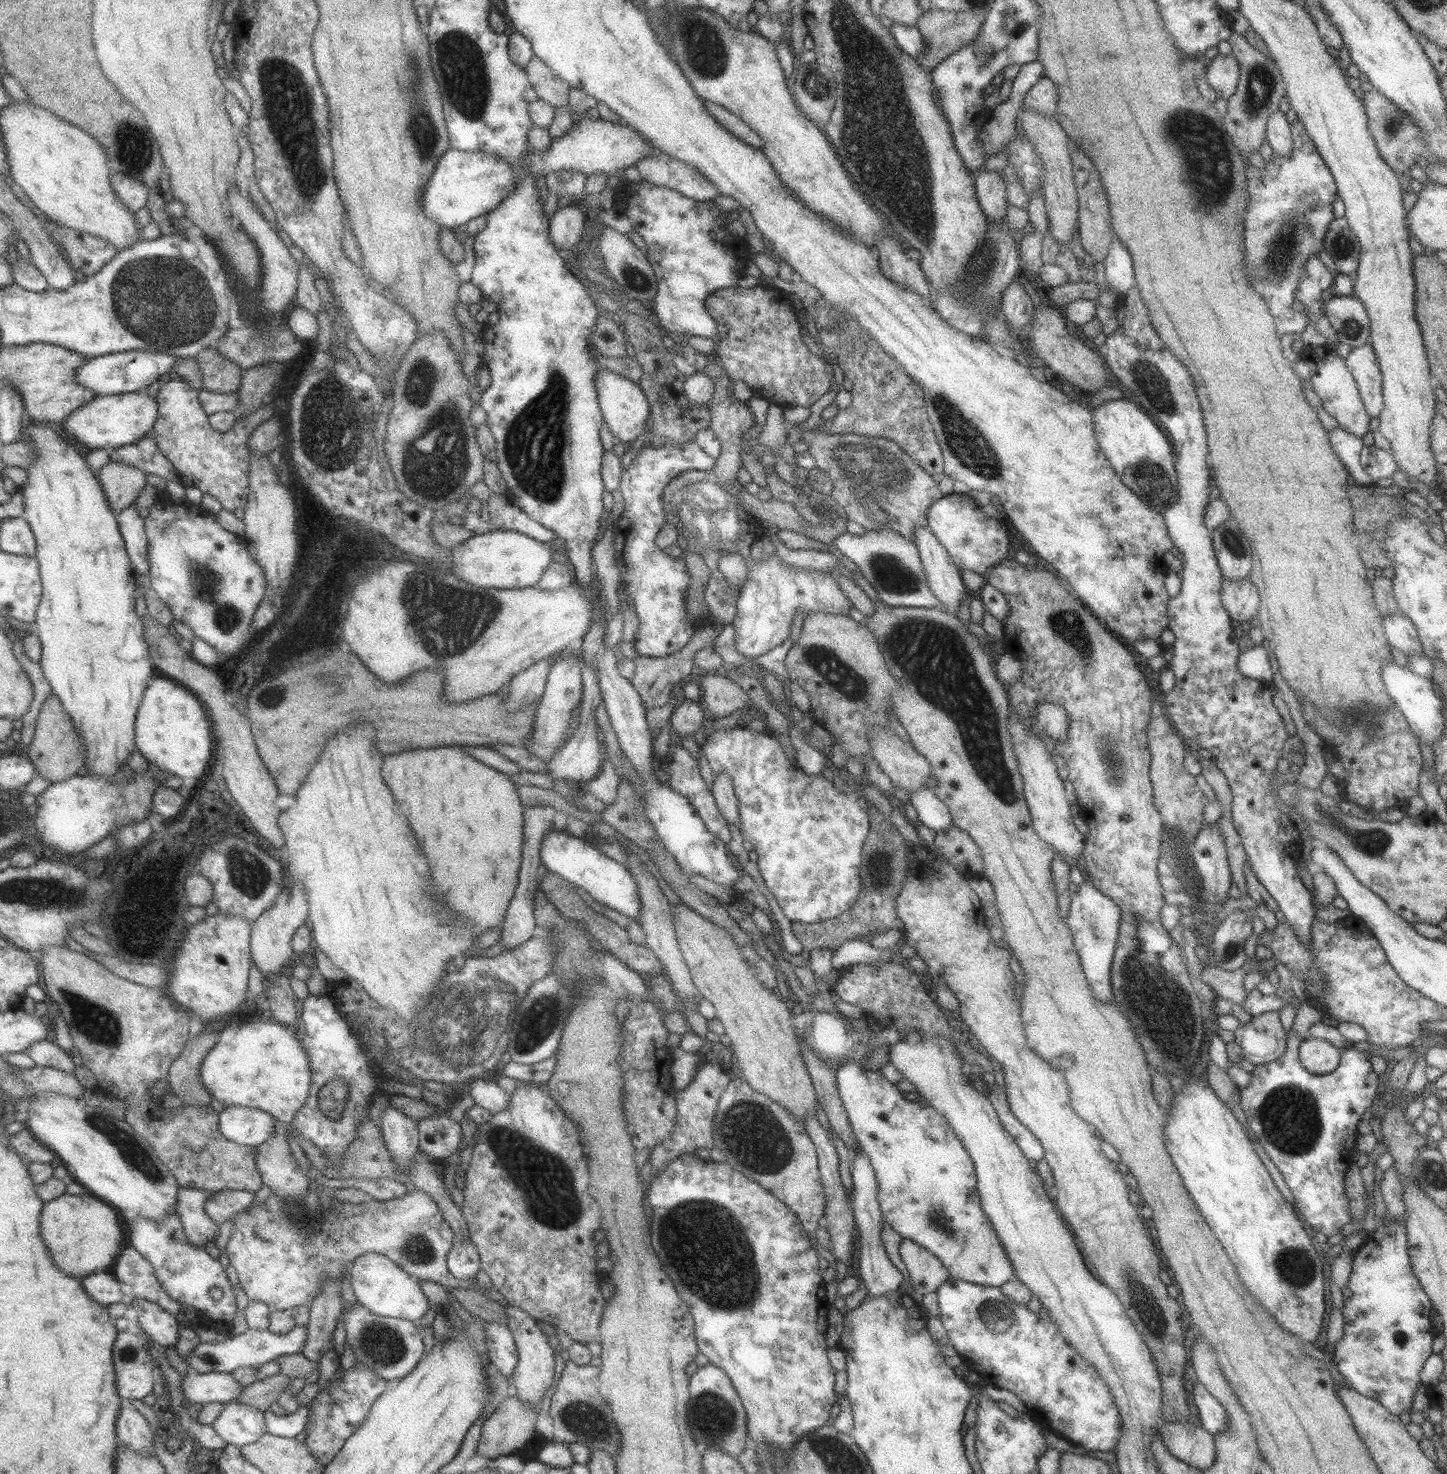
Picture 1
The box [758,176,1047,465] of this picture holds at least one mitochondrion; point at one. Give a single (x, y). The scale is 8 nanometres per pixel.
(985, 263)

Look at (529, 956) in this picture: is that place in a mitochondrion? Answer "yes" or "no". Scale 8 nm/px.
no

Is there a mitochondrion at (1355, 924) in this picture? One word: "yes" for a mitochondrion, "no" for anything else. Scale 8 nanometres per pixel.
no

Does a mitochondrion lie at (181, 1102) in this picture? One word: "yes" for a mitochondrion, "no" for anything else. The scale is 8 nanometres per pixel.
no

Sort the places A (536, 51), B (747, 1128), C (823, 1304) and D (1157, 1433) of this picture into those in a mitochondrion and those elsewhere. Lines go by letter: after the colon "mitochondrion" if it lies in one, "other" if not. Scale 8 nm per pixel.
A: other
B: mitochondrion
C: other
D: other

